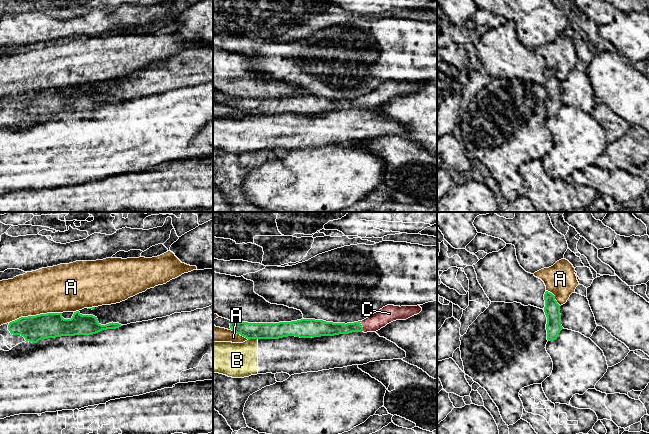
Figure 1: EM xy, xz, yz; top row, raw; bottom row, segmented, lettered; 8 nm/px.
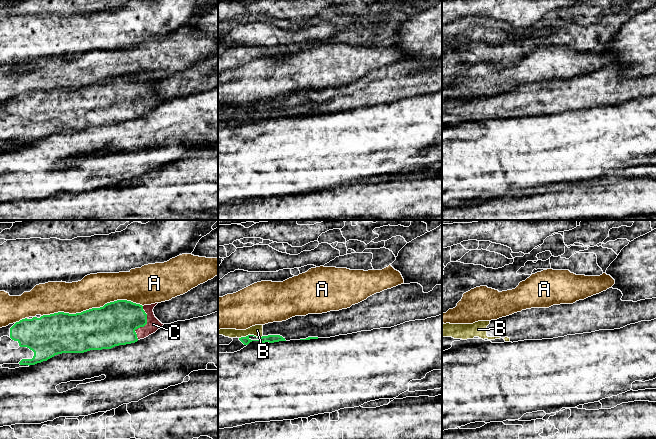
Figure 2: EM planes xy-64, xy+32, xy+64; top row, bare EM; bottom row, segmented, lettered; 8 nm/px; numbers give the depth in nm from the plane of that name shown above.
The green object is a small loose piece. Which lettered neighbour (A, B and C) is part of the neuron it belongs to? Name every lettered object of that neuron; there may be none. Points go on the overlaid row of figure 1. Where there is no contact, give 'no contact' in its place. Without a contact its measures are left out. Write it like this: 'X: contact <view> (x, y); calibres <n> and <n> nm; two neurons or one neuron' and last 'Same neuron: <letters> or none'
A: contact xy (36, 315); calibres 200 and 360 nm; two neurons
B: contact xz (252, 338); calibres 130 and 280 nm; two neurons
C: contact xz (361, 326); calibres 110 and 140 nm; one neuron
Same neuron: C

